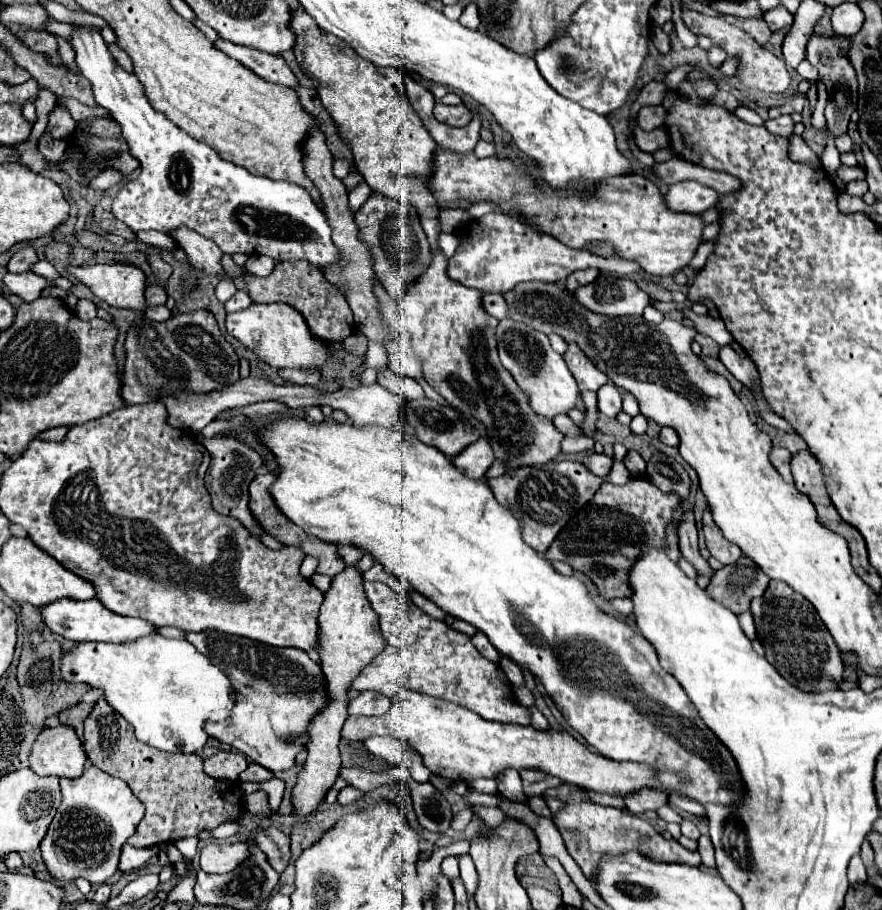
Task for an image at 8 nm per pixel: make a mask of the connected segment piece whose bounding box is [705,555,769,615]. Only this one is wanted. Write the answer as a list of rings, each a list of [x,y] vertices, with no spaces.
[[[743,555],[737,563],[715,571],[705,591],[735,615],[741,615],[743,611],[749,611],[753,597],[763,595],[767,583],[769,577],[763,575],[763,571],[759,571],[749,557]]]

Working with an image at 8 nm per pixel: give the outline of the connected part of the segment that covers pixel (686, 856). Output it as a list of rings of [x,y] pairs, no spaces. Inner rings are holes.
[[[571,793],[567,797],[565,805],[555,813],[553,823],[559,829],[569,855],[575,859],[587,879],[593,879],[595,867],[603,853],[623,853],[627,849],[639,849],[647,857],[663,863],[687,863],[695,867],[701,865],[701,857],[697,851],[687,851],[675,839],[665,839],[657,829],[653,829],[649,821],[609,805],[593,803],[581,793]]]

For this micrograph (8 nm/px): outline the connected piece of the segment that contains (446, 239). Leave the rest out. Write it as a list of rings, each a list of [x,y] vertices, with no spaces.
[[[441,233],[441,235],[439,235],[439,249],[441,249],[441,253],[443,253],[447,259],[455,253],[457,245],[459,245],[459,239],[457,239],[455,235],[447,235],[447,233]]]

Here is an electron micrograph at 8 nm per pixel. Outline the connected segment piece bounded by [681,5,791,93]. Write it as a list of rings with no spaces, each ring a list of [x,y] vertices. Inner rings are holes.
[[[681,5],[681,19],[685,23],[685,27],[689,31],[693,31],[695,35],[707,35],[713,45],[721,47],[727,51],[729,57],[739,57],[741,59],[741,67],[737,69],[737,75],[741,77],[741,81],[749,87],[761,87],[761,91],[765,93],[783,93],[789,89],[791,85],[791,75],[787,73],[787,67],[781,59],[777,59],[771,51],[763,49],[757,41],[753,41],[745,31],[741,31],[739,27],[729,25],[727,21],[723,21],[721,17],[707,17],[703,13],[693,11],[687,5]]]

